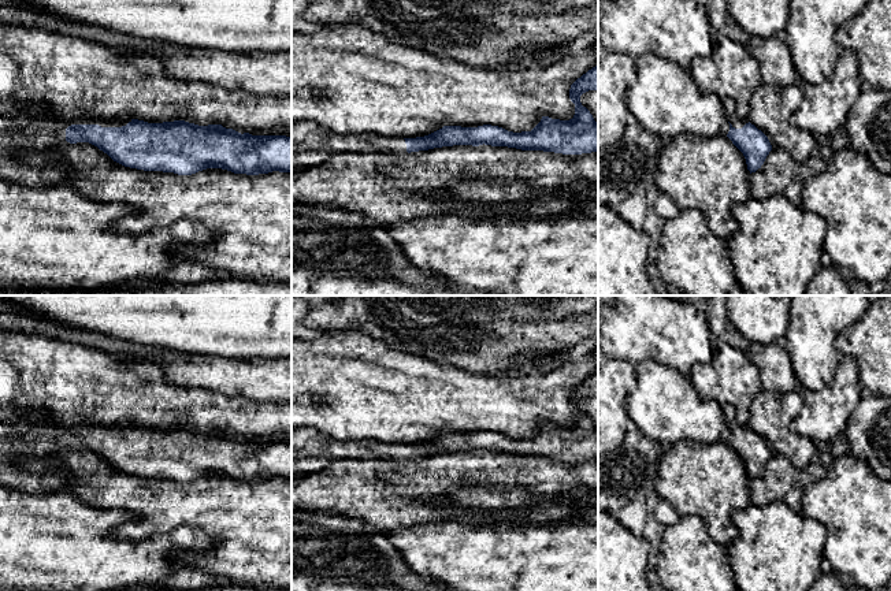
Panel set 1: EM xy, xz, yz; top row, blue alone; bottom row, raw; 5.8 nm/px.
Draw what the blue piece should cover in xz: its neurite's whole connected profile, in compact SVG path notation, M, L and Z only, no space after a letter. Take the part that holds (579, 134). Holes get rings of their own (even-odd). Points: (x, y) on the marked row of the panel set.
M598 66L578 78L569 89L575 115L569 120L542 116L531 131L513 133L498 126L443 126L416 138L379 137L368 133L338 134L311 122L292 123L292 171L313 167L334 153L404 153L453 145L491 145L563 155L598 152L598 123L582 105L580 96L598 90Z

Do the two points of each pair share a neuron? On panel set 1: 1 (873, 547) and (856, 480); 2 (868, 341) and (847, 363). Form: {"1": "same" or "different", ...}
{"1": "same", "2": "different"}

